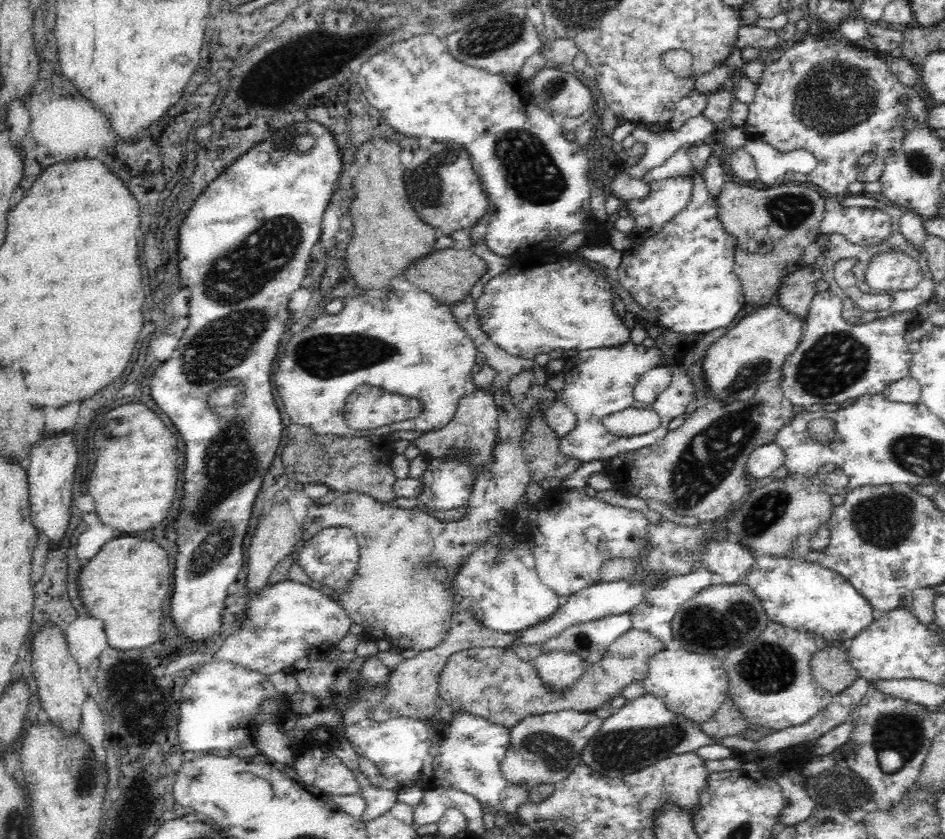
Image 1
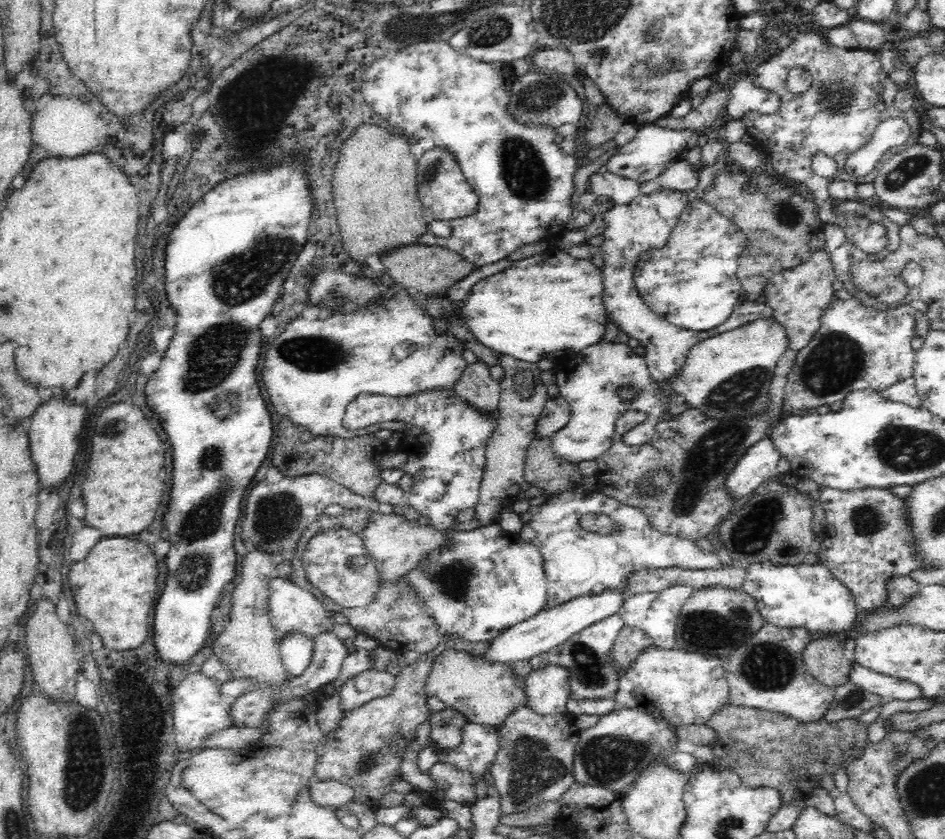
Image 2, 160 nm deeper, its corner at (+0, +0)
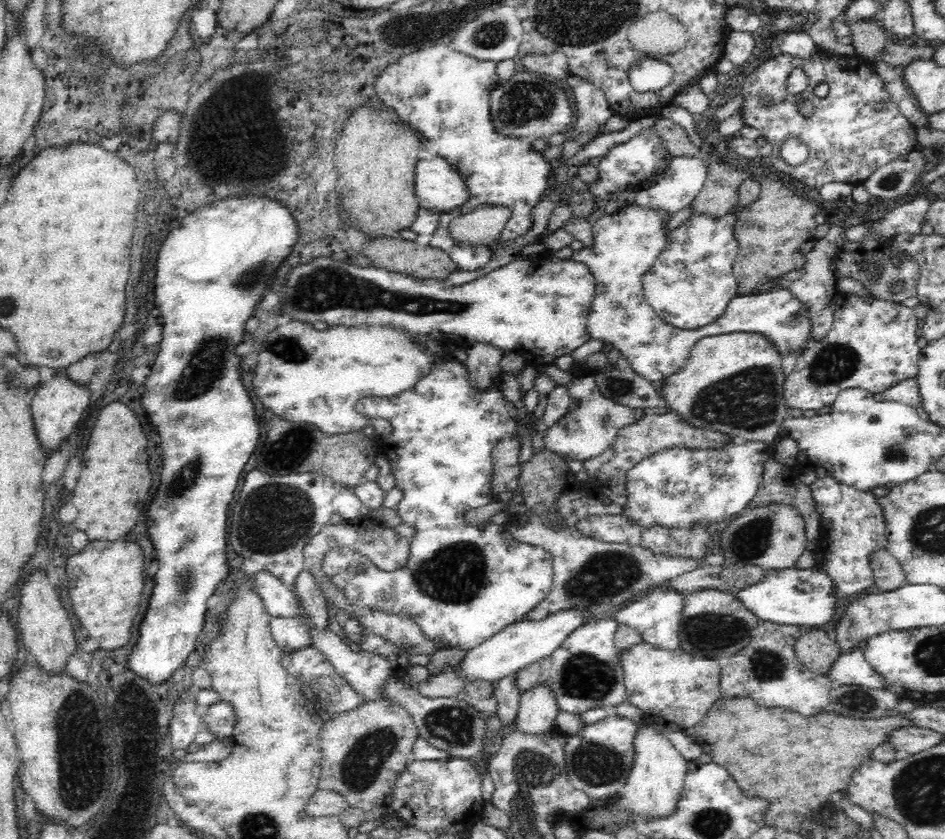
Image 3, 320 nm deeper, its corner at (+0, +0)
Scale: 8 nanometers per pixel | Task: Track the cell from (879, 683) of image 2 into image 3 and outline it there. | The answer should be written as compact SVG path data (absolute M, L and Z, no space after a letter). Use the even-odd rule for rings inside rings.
M862 647L842 651L836 660L836 664L828 672L828 678L837 680L842 685L860 685L872 690L888 691L890 688L886 678L868 664Z

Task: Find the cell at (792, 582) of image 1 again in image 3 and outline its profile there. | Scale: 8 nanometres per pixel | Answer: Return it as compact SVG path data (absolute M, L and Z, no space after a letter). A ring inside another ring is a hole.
M817 566L768 569L760 580L739 590L736 595L760 621L801 627L804 630L822 628L838 614L838 589L830 575Z

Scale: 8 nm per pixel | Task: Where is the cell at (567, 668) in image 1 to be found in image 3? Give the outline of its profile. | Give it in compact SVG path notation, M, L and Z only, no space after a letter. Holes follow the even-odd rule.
M538 683L522 692L516 725L527 734L546 732L555 727L554 720L560 711L552 685Z

